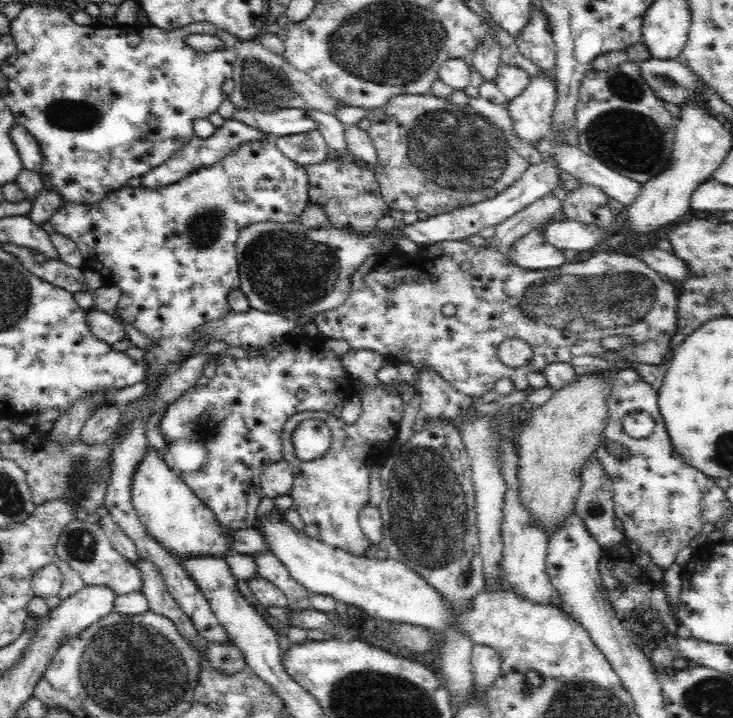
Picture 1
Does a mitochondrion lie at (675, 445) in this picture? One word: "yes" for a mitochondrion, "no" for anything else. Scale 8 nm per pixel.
no

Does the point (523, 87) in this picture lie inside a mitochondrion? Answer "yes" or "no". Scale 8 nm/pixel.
no

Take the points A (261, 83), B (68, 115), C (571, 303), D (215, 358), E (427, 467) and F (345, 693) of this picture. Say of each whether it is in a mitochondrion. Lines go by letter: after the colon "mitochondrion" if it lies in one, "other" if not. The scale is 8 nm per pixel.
A: mitochondrion
B: mitochondrion
C: mitochondrion
D: other
E: mitochondrion
F: mitochondrion

